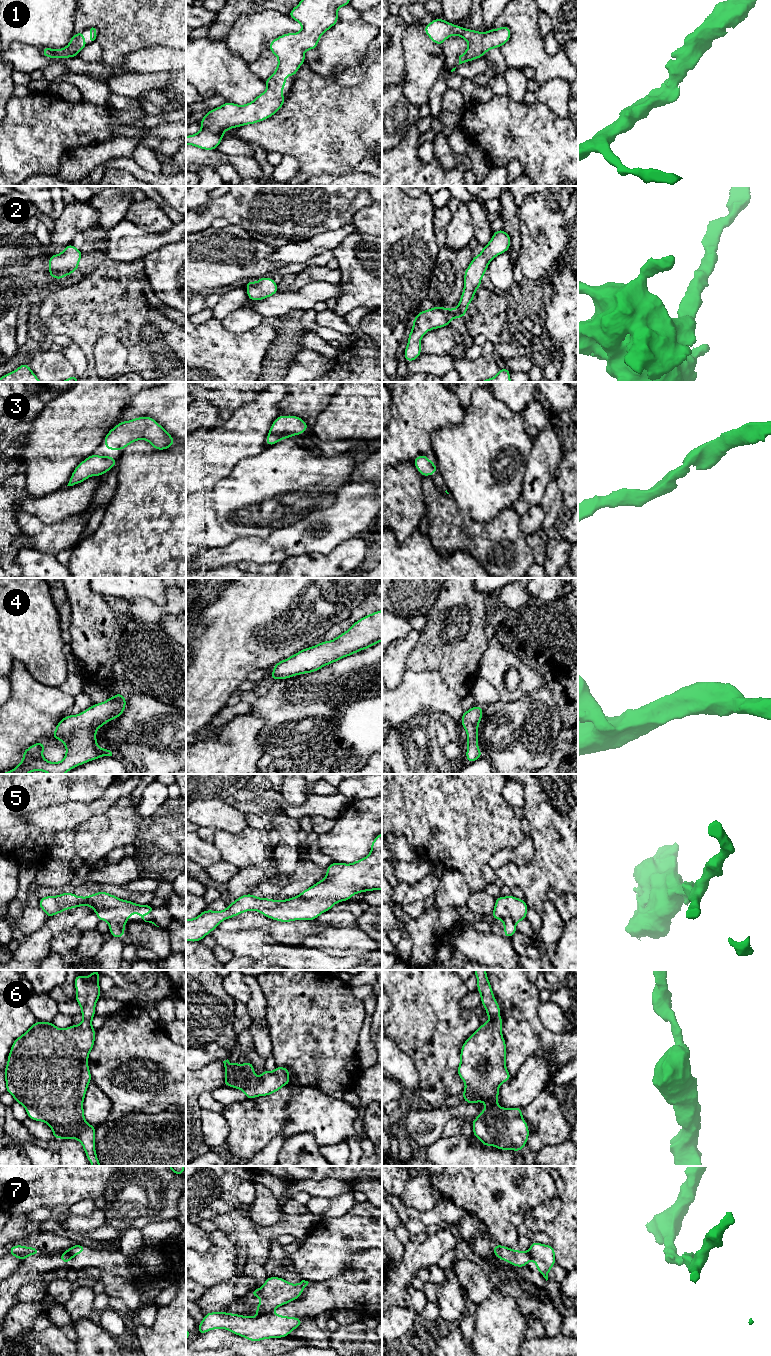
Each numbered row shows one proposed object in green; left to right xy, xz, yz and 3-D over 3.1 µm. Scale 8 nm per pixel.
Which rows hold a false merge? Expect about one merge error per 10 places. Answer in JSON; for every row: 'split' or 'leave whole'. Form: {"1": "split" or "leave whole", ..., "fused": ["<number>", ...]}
{"1": "leave whole", "2": "leave whole", "3": "leave whole", "4": "leave whole", "5": "leave whole", "6": "leave whole", "7": "split", "fused": ["7"]}

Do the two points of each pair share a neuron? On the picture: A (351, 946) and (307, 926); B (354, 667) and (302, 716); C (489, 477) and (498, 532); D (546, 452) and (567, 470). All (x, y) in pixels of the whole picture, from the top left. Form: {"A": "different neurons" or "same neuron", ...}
{"A": "different neurons", "B": "same neuron", "C": "different neurons", "D": "different neurons"}

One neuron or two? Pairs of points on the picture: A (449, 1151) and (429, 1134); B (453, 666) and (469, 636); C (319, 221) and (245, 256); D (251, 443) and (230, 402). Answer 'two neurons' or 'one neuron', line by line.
A: two neurons
B: one neuron
C: two neurons
D: two neurons

